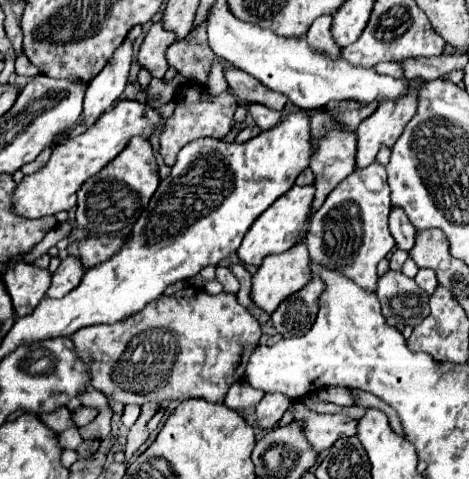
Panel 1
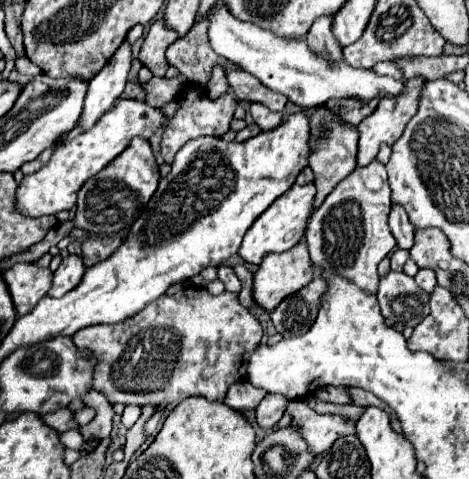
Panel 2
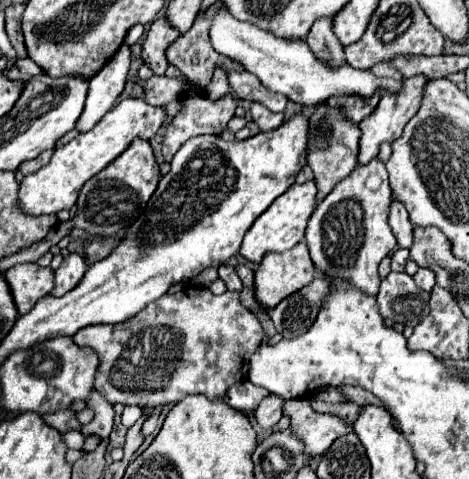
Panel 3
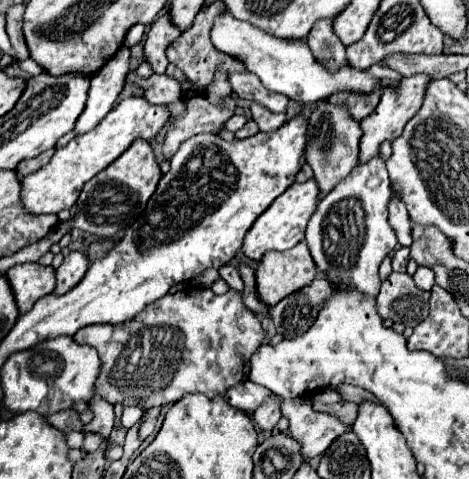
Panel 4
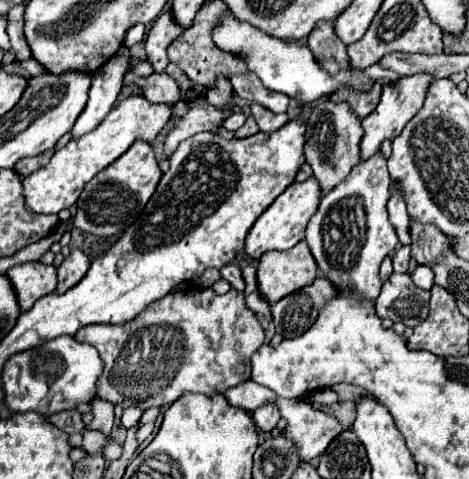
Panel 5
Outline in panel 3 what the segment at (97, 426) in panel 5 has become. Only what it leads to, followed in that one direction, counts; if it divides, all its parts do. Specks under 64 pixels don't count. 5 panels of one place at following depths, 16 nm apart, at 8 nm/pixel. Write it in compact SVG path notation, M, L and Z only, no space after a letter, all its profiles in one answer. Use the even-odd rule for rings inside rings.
M96 390L90 392L90 396L84 400L88 408L92 408L96 412L94 420L86 426L82 426L82 434L88 438L88 436L98 436L102 440L106 440L110 436L110 432L113 429L114 422L114 410L112 410L112 404L100 396Z

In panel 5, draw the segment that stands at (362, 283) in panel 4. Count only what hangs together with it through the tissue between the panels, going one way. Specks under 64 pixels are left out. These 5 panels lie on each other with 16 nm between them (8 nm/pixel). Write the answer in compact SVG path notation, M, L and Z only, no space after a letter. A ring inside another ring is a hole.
M378 152L370 160L360 162L356 168L352 168L352 172L344 178L344 182L340 182L332 192L328 192L320 200L320 206L306 228L306 242L308 242L308 248L318 264L320 274L326 276L338 288L342 288L346 292L354 290L354 292L362 294L364 298L372 298L372 300L376 300L376 296L380 294L380 284L382 284L382 280L378 276L378 268L380 268L382 260L398 244L396 230L392 228L392 224L388 220L388 210L386 210L388 198L390 198L390 176L386 170L386 160Z

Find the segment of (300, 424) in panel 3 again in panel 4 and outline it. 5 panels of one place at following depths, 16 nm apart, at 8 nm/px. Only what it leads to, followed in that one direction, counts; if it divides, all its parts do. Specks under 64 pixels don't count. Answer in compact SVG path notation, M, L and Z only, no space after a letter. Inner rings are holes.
M308 398L282 400L282 416L290 420L288 430L302 444L302 454L308 458L320 456L336 436L352 430L336 416L312 410Z

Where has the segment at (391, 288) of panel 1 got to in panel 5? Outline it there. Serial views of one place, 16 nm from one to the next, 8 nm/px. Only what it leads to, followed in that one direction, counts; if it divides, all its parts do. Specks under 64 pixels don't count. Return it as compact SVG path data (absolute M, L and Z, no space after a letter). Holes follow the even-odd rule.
M390 274L382 284L382 292L376 298L376 312L380 318L402 322L404 326L418 326L428 316L430 292L420 290L410 274Z

